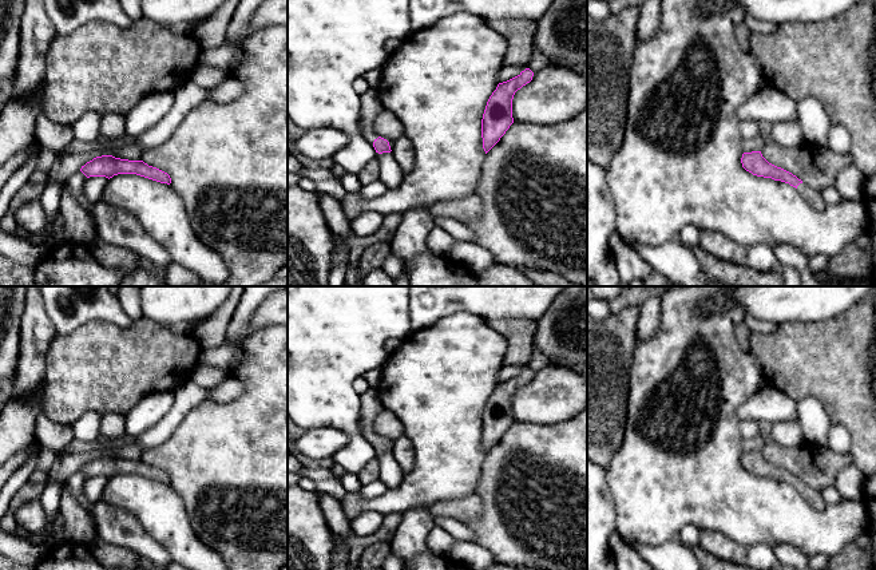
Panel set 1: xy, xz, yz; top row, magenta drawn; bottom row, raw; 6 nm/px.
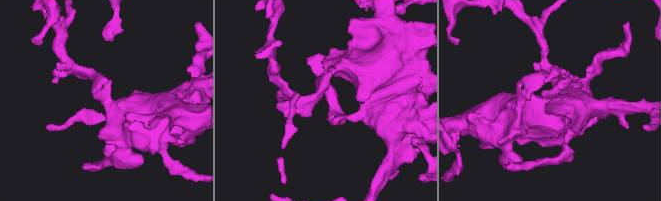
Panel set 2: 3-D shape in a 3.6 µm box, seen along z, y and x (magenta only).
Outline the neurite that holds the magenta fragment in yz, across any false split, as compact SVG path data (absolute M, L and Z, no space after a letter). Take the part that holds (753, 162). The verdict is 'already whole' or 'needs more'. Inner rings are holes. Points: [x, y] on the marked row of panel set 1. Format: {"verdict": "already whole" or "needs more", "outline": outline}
{"verdict": "needs more", "outline": "M761 151L744 153L741 158L742 167L757 177L772 178L789 183L797 189L797 193L808 202L813 209L823 211L827 203L820 191L805 185L792 173L769 163L761 154Z"}

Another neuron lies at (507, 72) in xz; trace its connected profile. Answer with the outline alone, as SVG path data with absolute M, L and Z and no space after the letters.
M503 66L503 68L499 72L499 83L507 82L518 75L520 75L522 71L524 71L527 66Z

